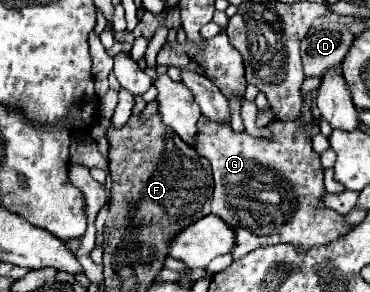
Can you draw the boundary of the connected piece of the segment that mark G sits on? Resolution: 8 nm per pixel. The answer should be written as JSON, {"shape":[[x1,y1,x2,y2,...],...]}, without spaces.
{"shape":[[306,94,304,100,304,114,296,122,284,122,284,120,272,120,268,128,272,130,274,138,254,138,250,134,236,134,230,124,214,122,210,118,198,120,198,146,196,152,200,152,206,160,210,160,212,172,214,172,214,198,212,198,212,214,226,220,236,230,236,248,232,250,234,258,242,258,248,252,260,248,260,246,274,246,274,244,294,244,300,254,310,250,318,244,328,244,332,240,342,238,352,228,344,222,344,216,326,208,322,200,324,184,320,182,320,156,312,150,308,134,304,134,304,128,312,120,312,94]]}

